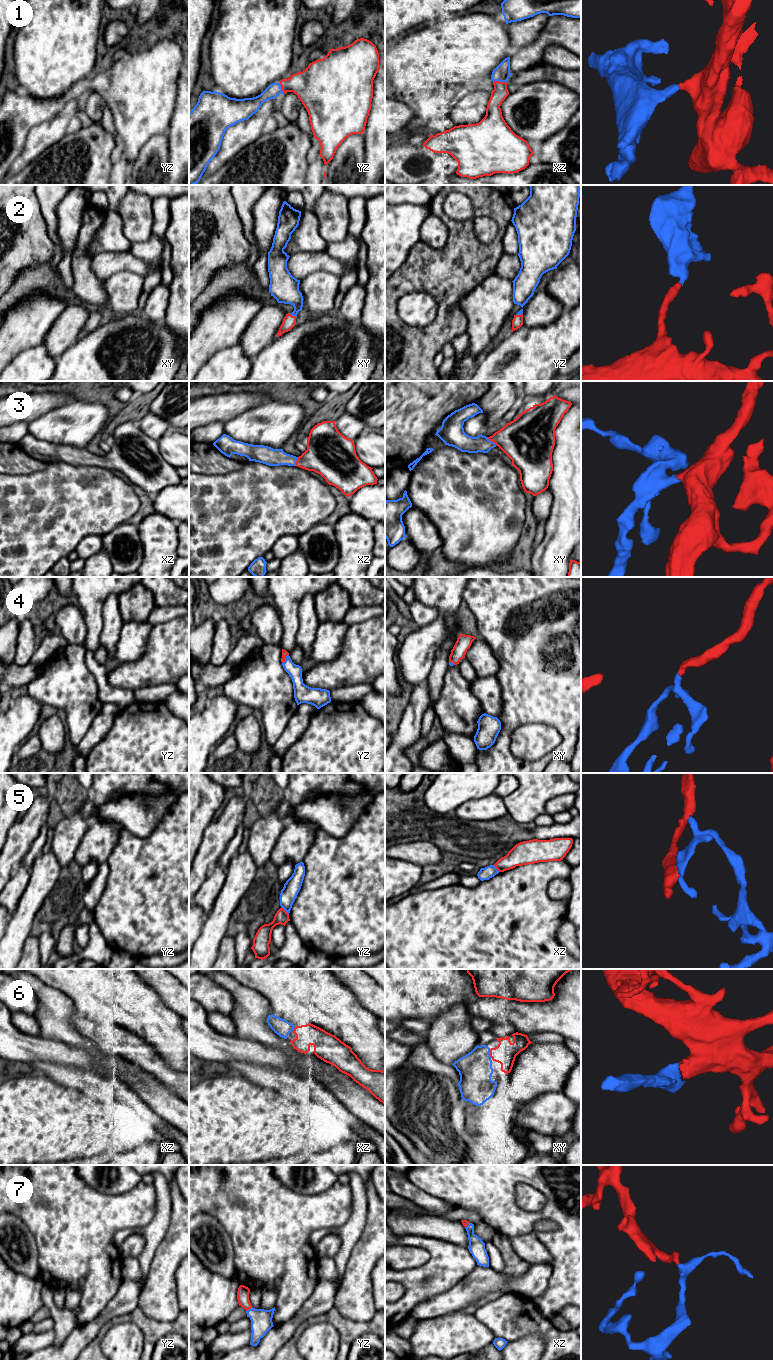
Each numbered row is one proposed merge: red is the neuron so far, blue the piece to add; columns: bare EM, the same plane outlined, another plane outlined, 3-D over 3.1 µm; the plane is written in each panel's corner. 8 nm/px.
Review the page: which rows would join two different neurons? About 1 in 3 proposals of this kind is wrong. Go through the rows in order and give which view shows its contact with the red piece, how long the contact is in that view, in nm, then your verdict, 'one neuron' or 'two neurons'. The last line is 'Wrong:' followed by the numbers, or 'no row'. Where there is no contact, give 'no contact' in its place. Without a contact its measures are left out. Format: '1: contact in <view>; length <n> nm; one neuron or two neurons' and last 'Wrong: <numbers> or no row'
1: contact in xz; length 100 nm; one neuron
2: contact in xy; length 60 nm; one neuron
3: contact in xy; length 110 nm; one neuron
4: contact in yz; length 90 nm; one neuron
5: contact in yz; length 90 nm; two neurons
6: contact in xy; length 70 nm; one neuron
7: contact in yz; length 70 nm; one neuron
Wrong: 5

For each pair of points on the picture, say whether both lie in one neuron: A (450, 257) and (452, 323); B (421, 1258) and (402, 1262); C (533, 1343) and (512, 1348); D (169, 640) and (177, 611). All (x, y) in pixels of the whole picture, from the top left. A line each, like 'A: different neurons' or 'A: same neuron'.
A: same neuron
B: same neuron
C: same neuron
D: different neurons

